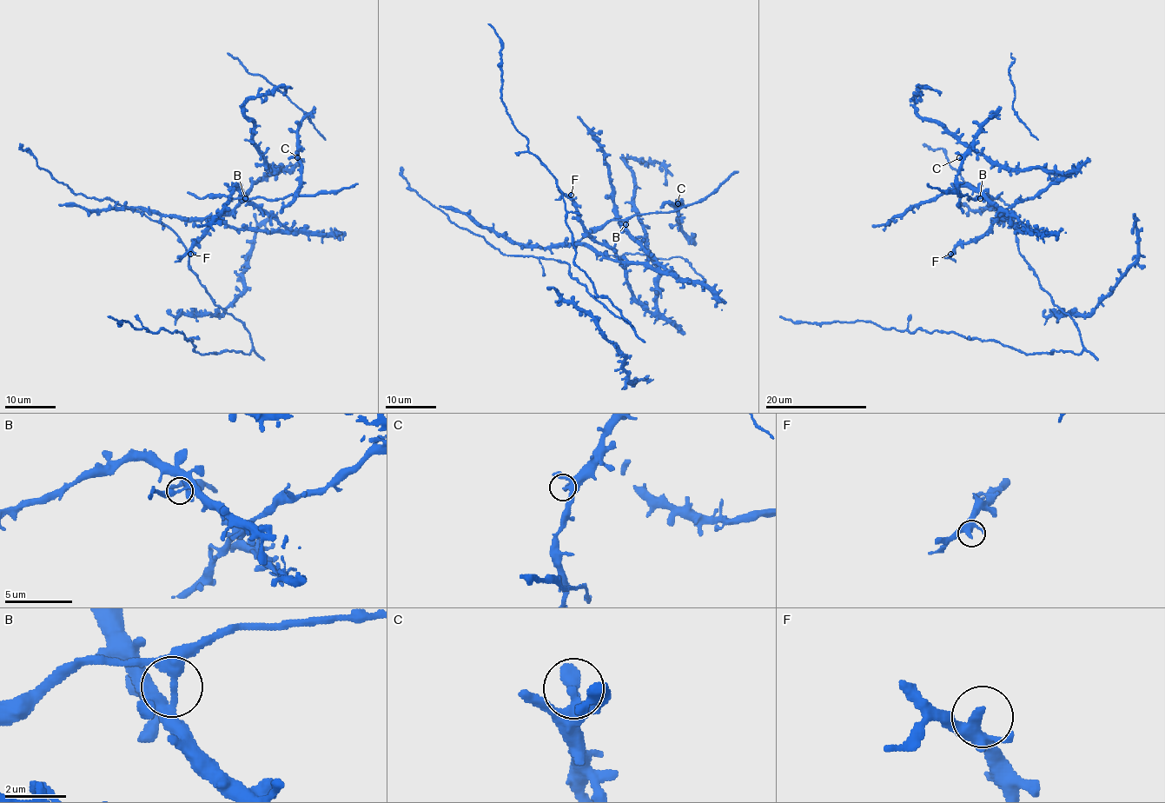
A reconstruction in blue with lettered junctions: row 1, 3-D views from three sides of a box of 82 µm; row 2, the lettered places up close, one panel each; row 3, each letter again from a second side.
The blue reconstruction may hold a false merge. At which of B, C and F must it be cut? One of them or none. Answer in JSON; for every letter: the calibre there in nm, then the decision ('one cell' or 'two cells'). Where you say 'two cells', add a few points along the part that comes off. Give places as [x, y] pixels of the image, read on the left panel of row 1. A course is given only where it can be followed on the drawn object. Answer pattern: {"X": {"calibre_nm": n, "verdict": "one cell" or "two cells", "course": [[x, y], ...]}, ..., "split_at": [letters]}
{"B": {"calibre_nm": 280, "verdict": "two cells", "course": [[245, 198], [264, 197], [268, 199], [336, 193], [358, 183]]}, "C": {"calibre_nm": 240, "verdict": "one cell"}, "F": {"calibre_nm": 320, "verdict": "one cell"}, "split_at": ["B"]}

